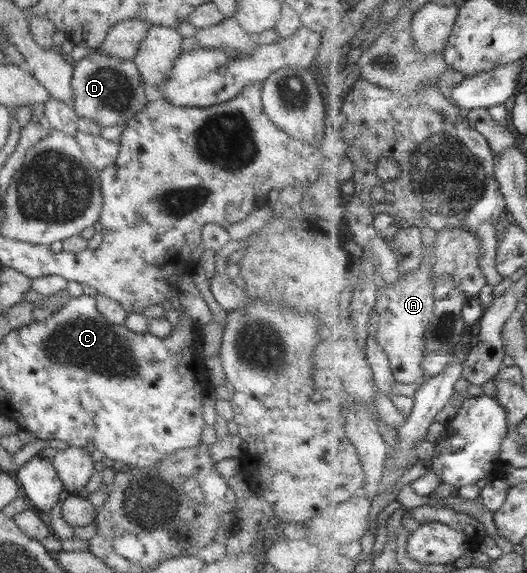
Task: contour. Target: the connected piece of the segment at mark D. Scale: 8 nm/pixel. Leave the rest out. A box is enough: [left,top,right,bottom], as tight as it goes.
[70,49,149,128]

